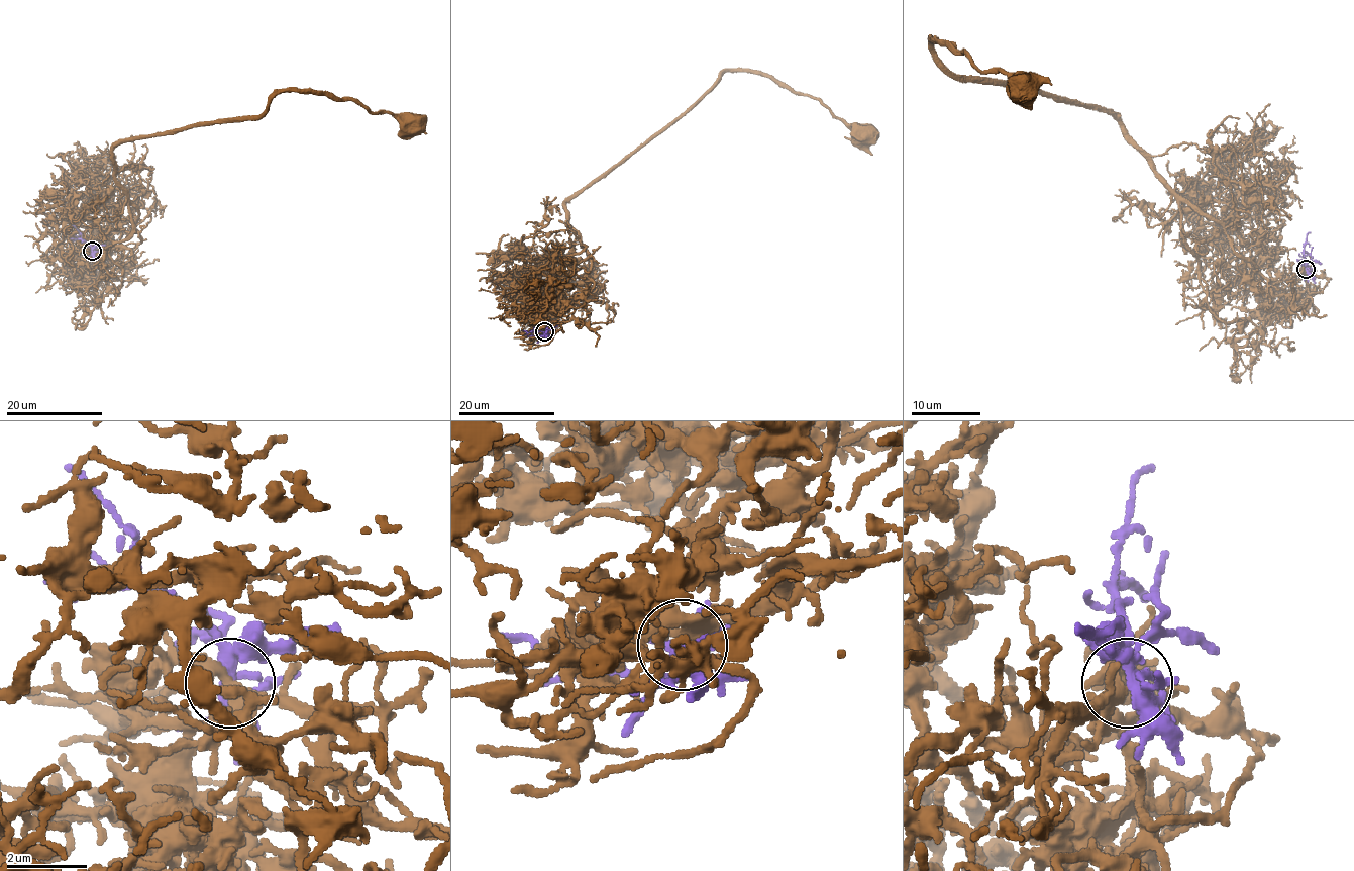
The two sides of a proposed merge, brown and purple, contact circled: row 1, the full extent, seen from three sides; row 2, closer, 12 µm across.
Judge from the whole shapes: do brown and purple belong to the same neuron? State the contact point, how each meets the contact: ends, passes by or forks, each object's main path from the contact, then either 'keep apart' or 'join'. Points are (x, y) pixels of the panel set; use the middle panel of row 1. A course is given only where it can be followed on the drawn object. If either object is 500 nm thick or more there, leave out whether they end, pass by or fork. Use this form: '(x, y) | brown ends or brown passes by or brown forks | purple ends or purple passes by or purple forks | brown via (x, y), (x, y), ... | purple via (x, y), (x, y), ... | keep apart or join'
(544, 331) | brown forks | purple forks | brown via (544, 330), (591, 262), (564, 204), (727, 71), (771, 75), (817, 97), (861, 137) | purple via (544, 332), (533, 330), (525, 334) | join

